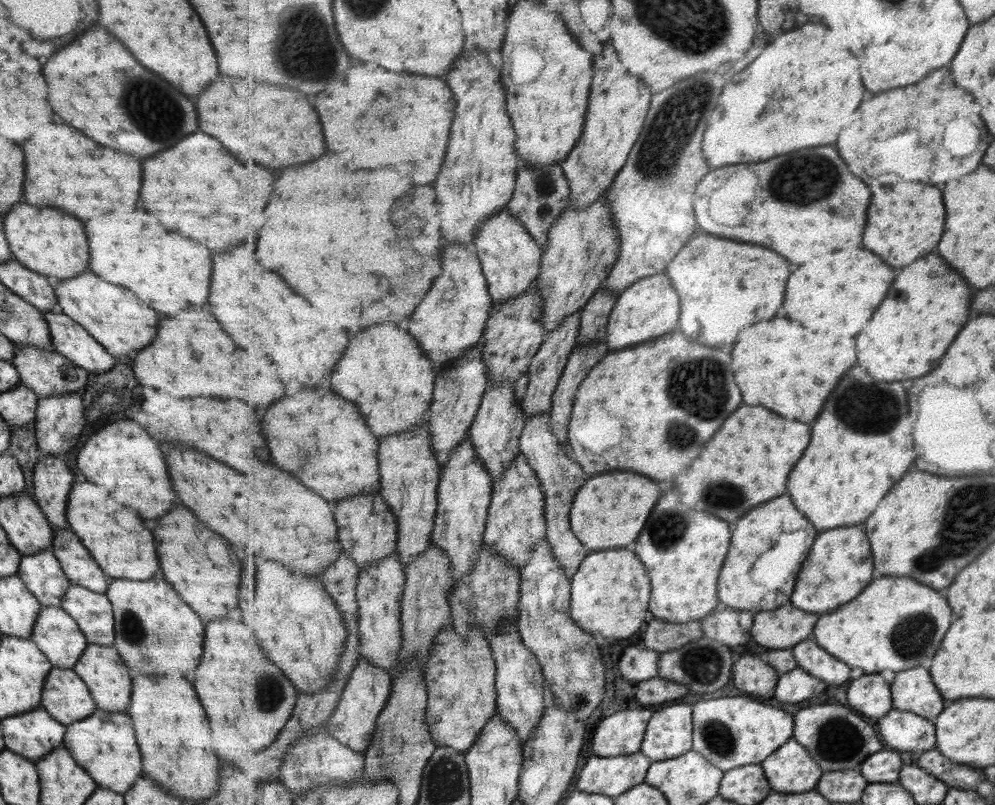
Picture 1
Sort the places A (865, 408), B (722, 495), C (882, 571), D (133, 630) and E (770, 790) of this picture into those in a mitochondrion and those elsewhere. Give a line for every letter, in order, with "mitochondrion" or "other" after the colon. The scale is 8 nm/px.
A: mitochondrion
B: mitochondrion
C: other
D: mitochondrion
E: other

